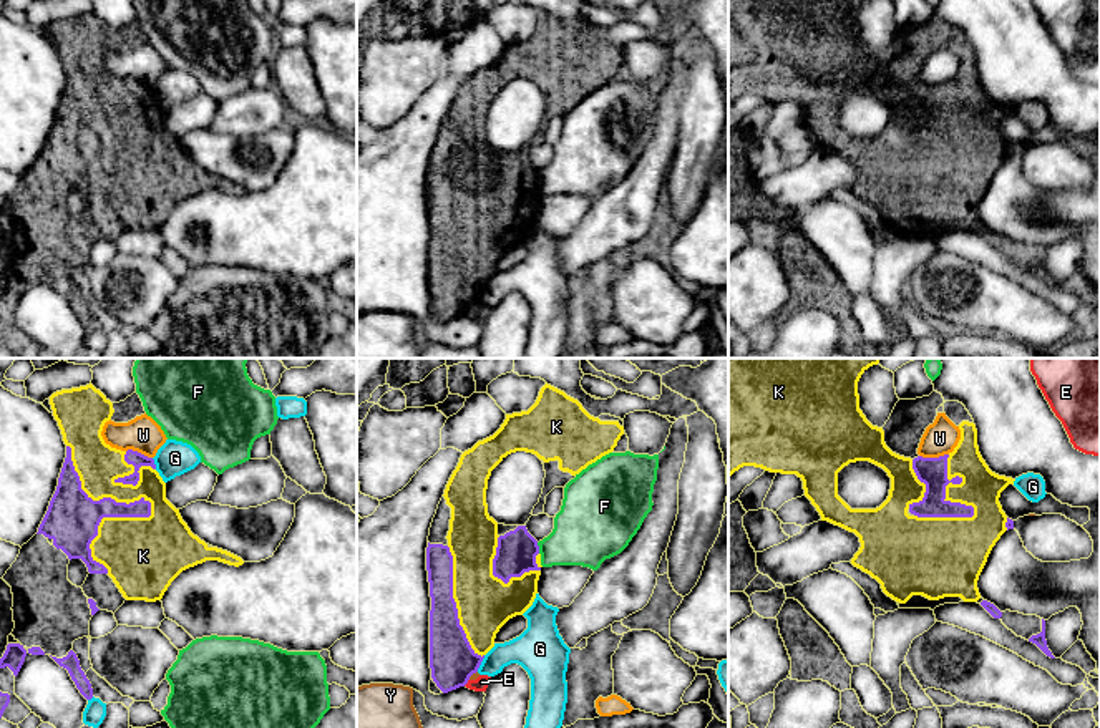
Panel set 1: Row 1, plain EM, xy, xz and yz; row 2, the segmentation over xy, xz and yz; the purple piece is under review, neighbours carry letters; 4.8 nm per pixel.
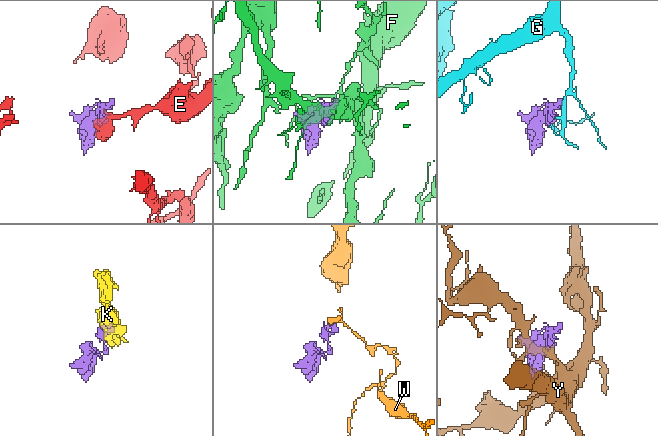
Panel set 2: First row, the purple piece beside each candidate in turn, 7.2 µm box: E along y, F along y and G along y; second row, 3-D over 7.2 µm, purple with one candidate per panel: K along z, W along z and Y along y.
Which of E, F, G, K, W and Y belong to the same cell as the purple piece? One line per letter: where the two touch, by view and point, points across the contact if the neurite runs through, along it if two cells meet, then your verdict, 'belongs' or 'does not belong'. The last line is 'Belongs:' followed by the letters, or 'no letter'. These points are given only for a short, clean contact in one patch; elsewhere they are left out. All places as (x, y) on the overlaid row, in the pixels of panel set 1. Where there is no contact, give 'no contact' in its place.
E: meets purple in xz at (467, 682); border along xz (468, 679), (463, 685); does not belong
F: meets purple in xz at (538, 548); border along xz (536, 543), (540, 553); does not belong
G: meets purple in xz at (480, 664); does not belong
K: meets purple in xy at (150, 504); belongs
W: meets purple in yz at (933, 458); border along yz (948, 453), (919, 456); does not belong
Y: meets purple in xz at (472, 674); does not belong
Belongs: K

